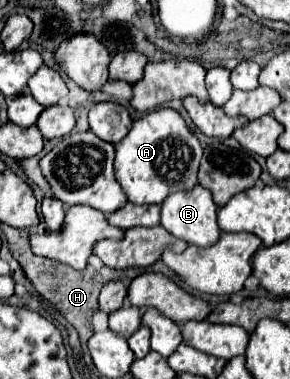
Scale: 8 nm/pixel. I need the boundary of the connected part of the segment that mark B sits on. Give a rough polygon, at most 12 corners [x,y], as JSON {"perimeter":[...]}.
{"perimeter":[[194,185],[162,201],[162,227],[190,245],[218,241],[212,193]]}

